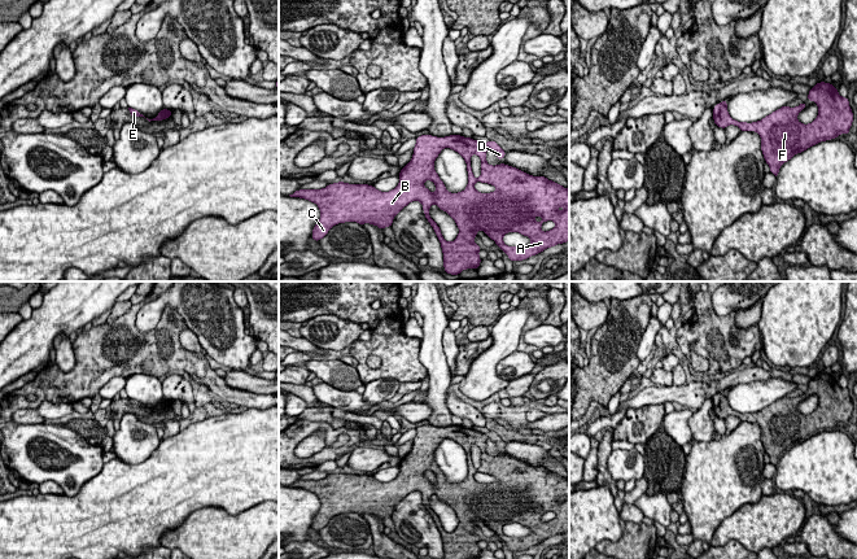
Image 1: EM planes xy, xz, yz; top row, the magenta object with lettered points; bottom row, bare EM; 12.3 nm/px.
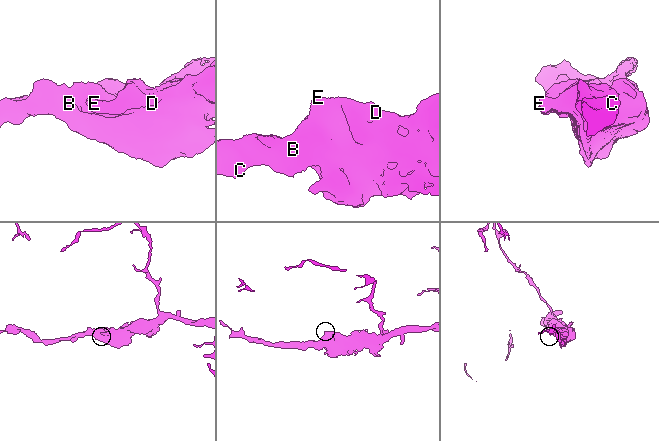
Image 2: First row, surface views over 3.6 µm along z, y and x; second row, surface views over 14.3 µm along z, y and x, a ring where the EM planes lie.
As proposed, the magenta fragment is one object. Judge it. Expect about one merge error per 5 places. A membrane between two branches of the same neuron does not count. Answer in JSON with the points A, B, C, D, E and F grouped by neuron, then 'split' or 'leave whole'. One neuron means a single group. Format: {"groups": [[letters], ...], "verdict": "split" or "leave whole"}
{"groups": [["A", "B", "C", "D", "E", "F"]], "verdict": "leave whole"}

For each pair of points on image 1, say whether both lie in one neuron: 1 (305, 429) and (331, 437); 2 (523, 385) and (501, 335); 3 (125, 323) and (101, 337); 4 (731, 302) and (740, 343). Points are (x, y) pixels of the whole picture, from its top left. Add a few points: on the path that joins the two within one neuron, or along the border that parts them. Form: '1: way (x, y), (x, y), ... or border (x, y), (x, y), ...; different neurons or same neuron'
1: way (313, 426), (323, 426), (327, 429); same neuron
2: border (508, 381), (504, 388); different neurons
3: way (119, 328), (110, 337), (106, 337); same neuron
4: border (711, 295), (712, 309), (718, 315), (735, 311); different neurons

